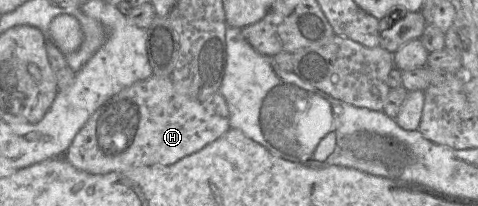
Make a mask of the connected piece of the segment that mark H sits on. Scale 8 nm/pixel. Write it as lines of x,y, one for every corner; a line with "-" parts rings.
151,75
109,98
74,137
64,158
92,175
144,166
169,166
198,152
230,129
227,102
220,92
204,101
178,94
171,77

